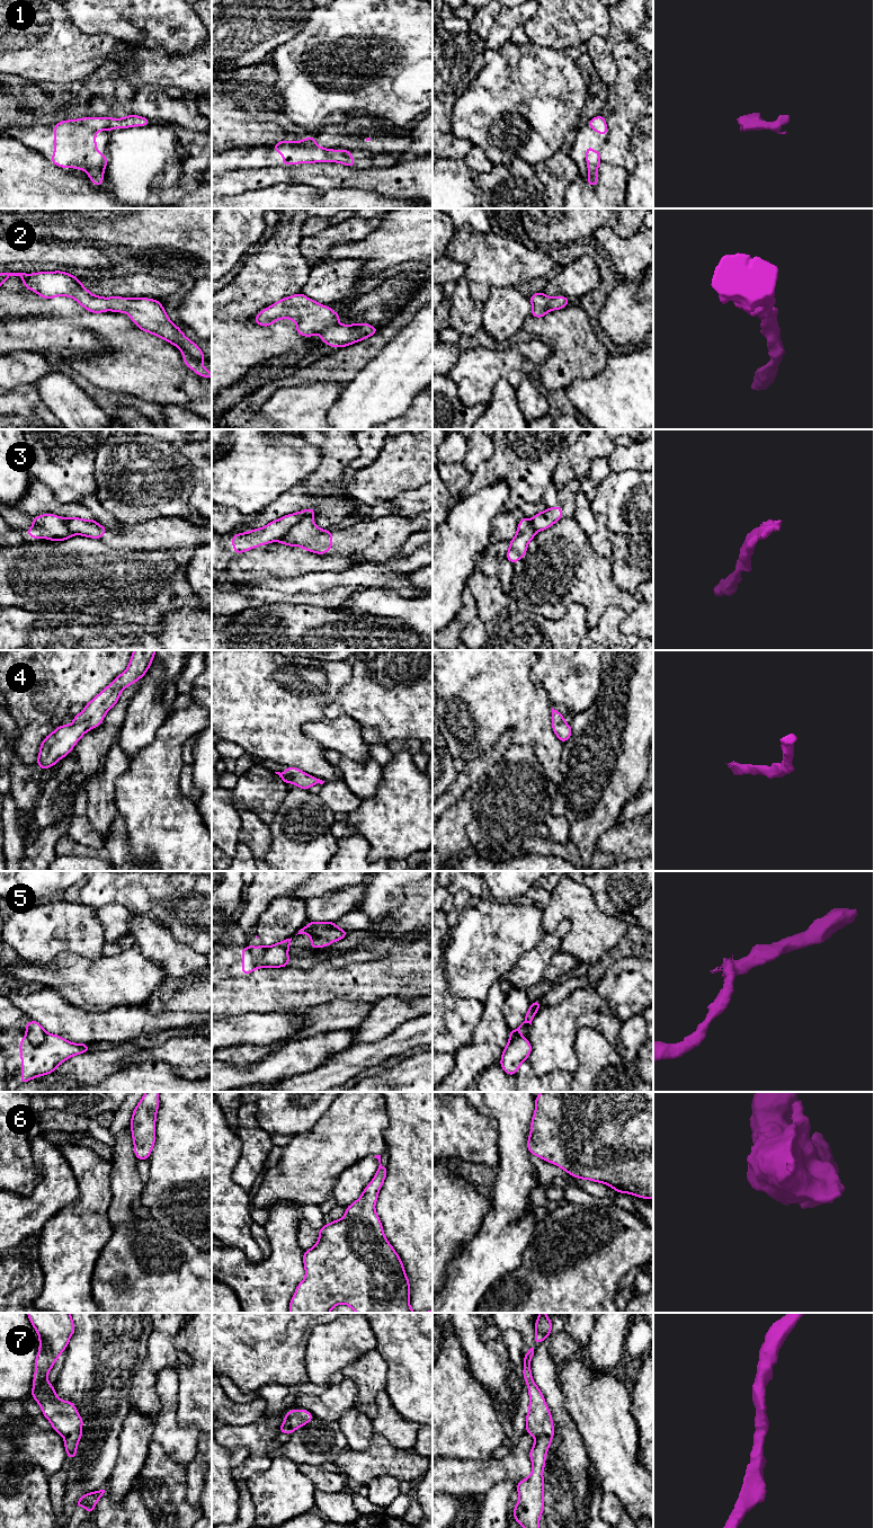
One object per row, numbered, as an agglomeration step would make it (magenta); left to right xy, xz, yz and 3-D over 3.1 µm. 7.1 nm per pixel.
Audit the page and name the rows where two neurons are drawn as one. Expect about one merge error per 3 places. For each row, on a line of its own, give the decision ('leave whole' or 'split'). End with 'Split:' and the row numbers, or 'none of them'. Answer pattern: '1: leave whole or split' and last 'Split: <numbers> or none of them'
1: leave whole
2: leave whole
3: split
4: leave whole
5: split
6: leave whole
7: leave whole
Split: 3, 5

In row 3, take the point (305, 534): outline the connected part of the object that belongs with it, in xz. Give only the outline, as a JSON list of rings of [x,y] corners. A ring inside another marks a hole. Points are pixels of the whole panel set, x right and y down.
[[[305,516],[278,542],[289,547],[301,547],[312,553],[325,554],[329,549],[335,548],[331,543],[332,538],[331,532],[318,527],[312,517]]]

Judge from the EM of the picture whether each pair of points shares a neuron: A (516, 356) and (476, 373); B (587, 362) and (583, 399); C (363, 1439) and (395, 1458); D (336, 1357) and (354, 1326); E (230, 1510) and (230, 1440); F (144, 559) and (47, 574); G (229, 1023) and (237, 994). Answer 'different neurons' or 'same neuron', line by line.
A: same neuron
B: different neurons
C: different neurons
D: same neuron
E: different neurons
F: same neuron
G: different neurons

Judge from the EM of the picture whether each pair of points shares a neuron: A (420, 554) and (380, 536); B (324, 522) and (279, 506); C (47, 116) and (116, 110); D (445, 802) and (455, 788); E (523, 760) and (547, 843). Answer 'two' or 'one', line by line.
A: one
B: one
C: one
D: one
E: two

